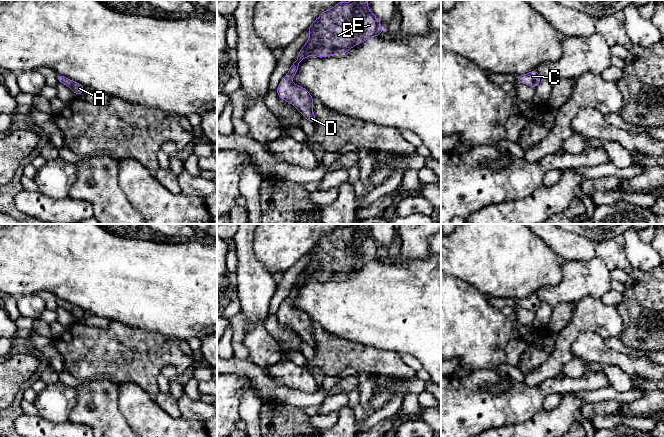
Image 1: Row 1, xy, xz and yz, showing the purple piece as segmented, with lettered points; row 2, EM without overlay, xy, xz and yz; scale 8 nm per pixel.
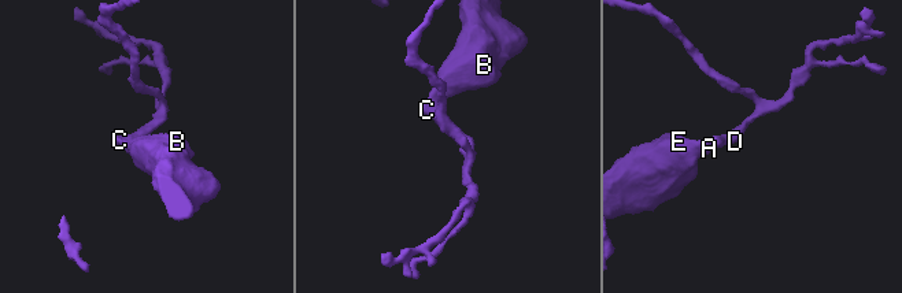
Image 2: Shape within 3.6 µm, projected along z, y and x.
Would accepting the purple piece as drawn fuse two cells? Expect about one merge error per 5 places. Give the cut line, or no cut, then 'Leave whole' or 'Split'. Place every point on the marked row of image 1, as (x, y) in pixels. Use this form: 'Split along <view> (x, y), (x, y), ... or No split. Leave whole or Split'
No split. Leave whole

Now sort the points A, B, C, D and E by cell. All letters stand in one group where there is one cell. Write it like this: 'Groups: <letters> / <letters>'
Groups: A B C D E

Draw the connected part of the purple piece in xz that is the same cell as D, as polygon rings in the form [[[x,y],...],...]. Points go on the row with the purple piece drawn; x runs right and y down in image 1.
[[[368,0],[339,1],[310,25],[309,39],[298,53],[286,76],[275,89],[280,99],[292,104],[309,122],[317,121],[313,112],[314,98],[304,87],[293,84],[299,63],[309,56],[325,58],[345,54],[362,42],[383,32],[378,18],[369,10]]]

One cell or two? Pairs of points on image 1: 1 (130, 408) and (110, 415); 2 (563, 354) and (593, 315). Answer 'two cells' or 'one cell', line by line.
1: two cells
2: one cell

